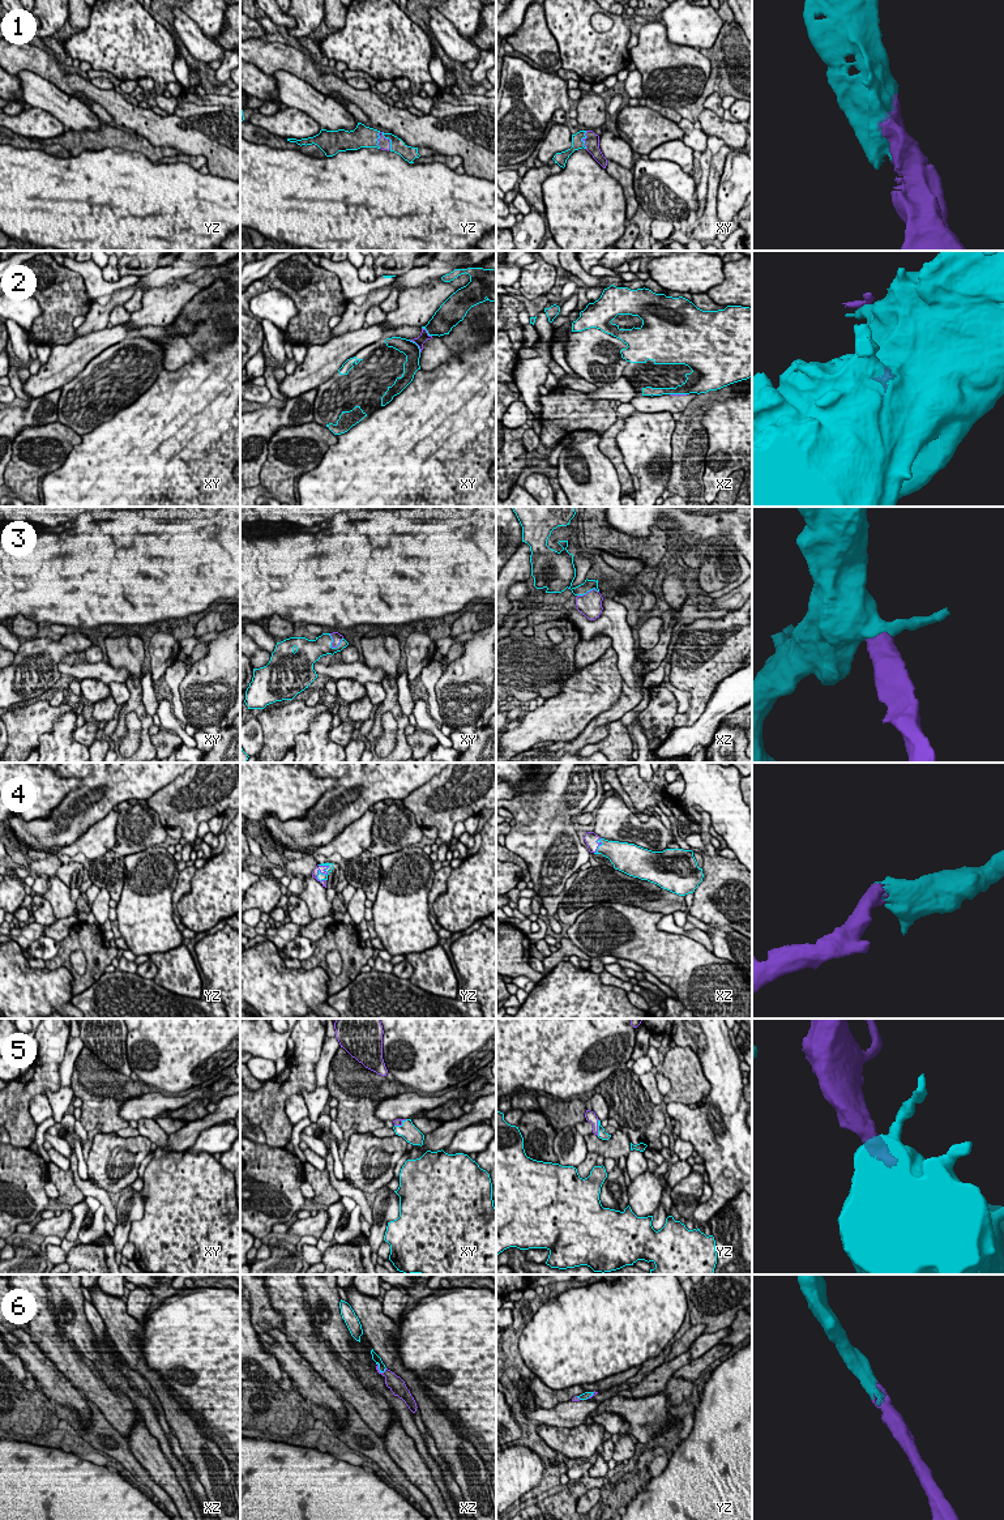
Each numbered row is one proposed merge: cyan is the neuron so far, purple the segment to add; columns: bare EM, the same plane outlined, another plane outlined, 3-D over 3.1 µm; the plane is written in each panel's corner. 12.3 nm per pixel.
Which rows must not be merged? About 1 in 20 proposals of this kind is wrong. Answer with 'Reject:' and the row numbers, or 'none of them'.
Reject: 2

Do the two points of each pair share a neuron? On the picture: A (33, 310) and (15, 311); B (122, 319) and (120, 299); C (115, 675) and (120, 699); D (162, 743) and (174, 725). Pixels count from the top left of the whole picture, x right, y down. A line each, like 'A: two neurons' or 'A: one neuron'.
A: one neuron
B: two neurons
C: two neurons
D: two neurons

